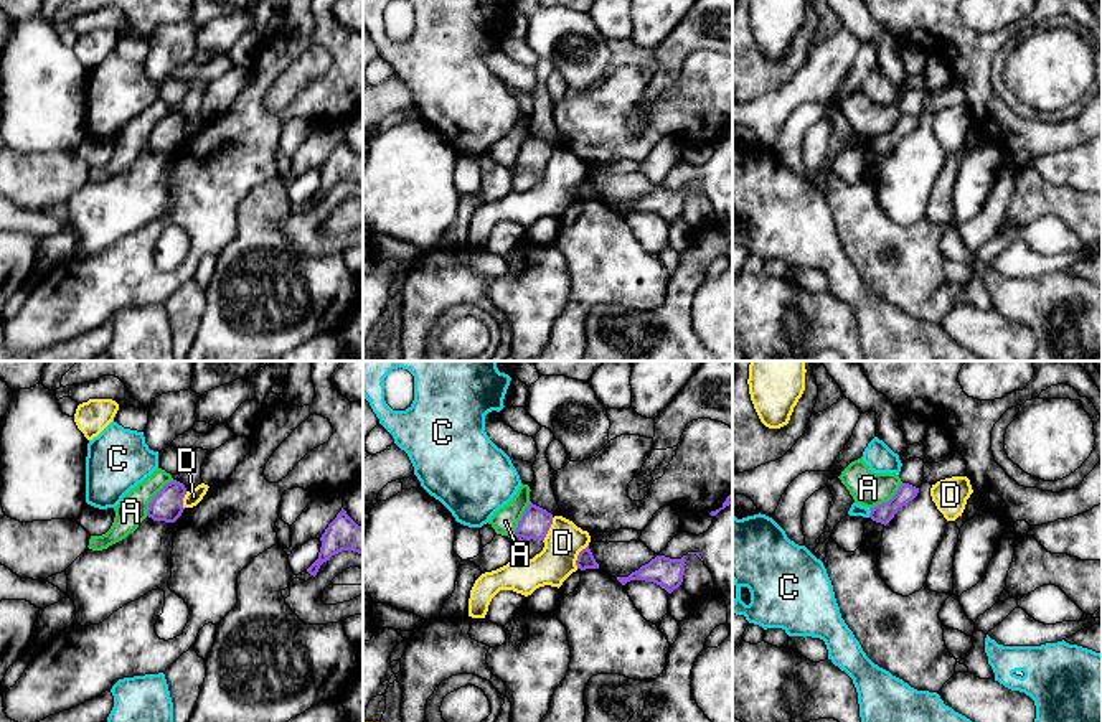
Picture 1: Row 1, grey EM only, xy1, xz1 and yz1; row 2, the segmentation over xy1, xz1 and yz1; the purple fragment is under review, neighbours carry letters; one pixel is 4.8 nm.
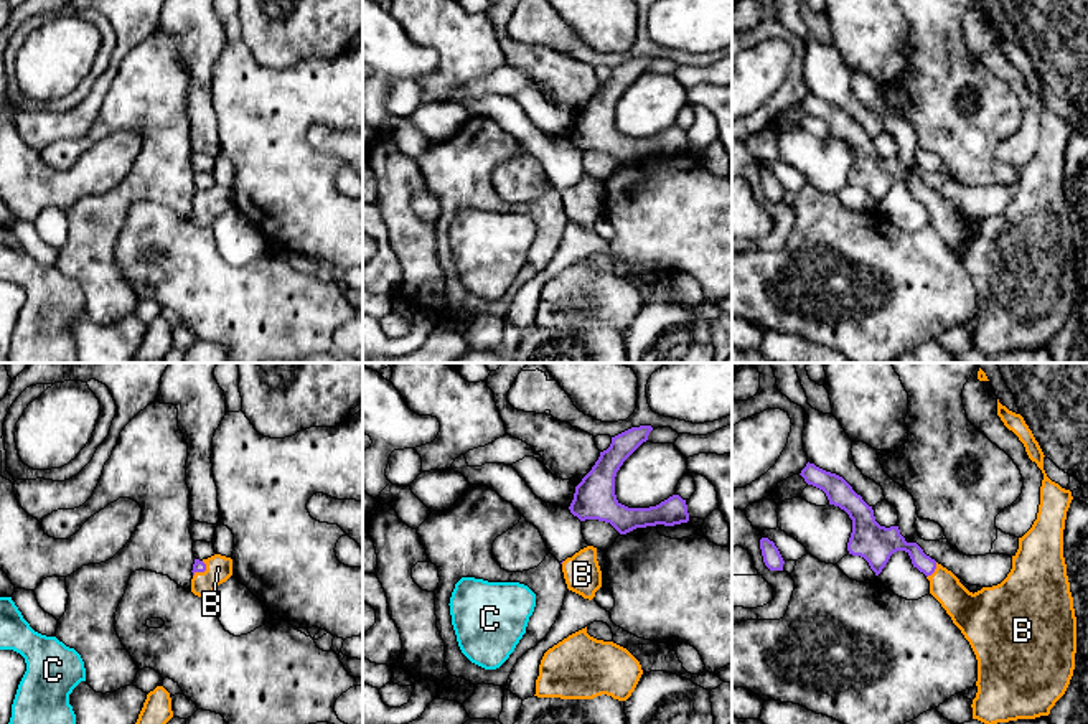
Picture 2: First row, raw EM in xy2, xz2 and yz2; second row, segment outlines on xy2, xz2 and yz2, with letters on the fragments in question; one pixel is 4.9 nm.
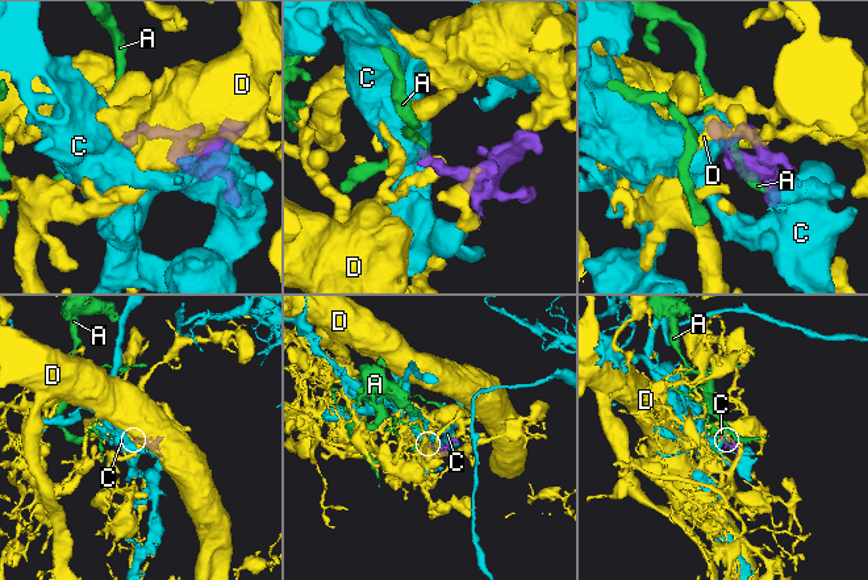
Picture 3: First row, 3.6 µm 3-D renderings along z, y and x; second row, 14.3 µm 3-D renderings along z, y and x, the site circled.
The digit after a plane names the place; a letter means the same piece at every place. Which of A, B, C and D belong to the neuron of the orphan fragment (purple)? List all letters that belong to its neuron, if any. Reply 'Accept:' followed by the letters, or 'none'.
Accept: B

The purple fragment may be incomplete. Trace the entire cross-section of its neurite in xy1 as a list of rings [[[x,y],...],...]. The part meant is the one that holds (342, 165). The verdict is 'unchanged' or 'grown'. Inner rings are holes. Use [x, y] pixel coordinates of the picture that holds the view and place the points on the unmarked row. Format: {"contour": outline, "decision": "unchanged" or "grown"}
{"contour": [[[343,138],[328,155],[320,171],[318,190],[307,199],[313,208],[323,193],[341,181],[353,181],[363,186],[363,158],[358,157]]], "decision": "unchanged"}

